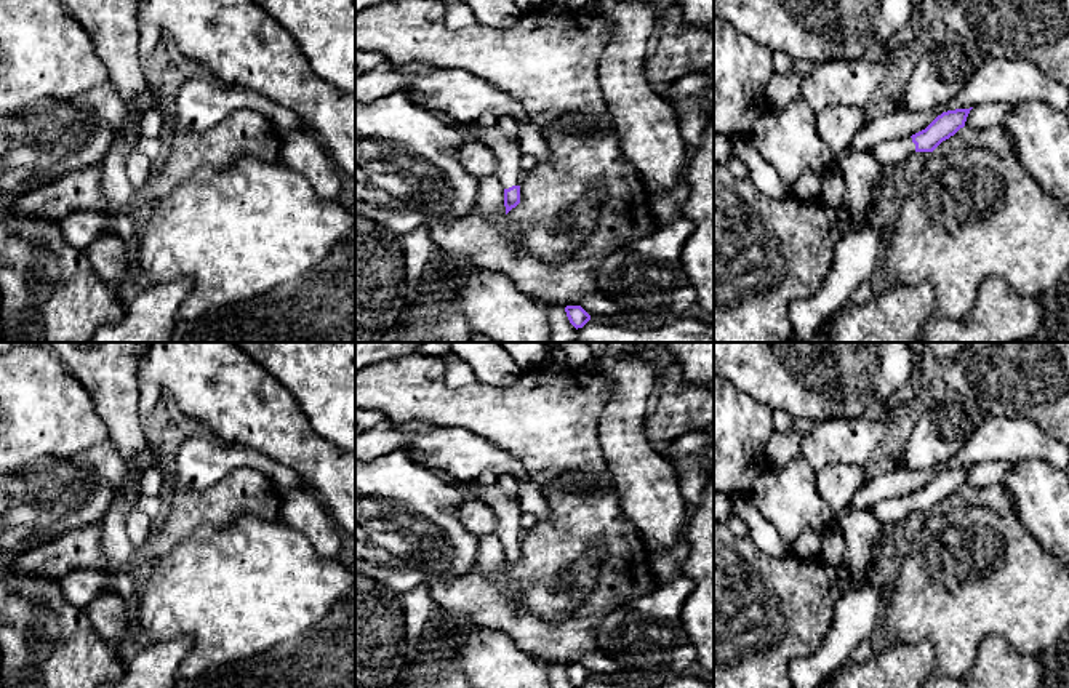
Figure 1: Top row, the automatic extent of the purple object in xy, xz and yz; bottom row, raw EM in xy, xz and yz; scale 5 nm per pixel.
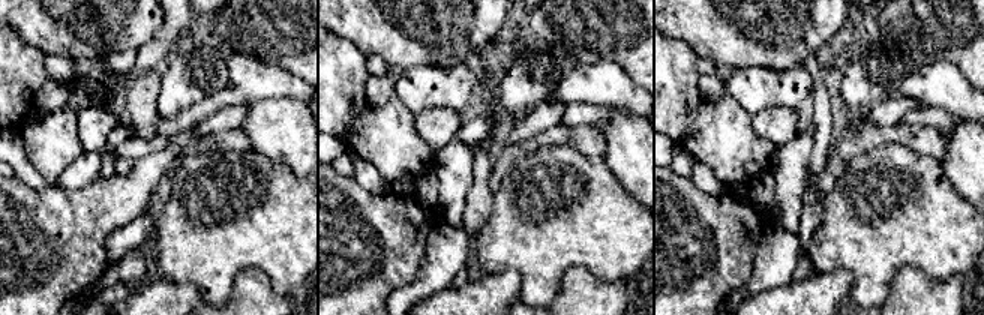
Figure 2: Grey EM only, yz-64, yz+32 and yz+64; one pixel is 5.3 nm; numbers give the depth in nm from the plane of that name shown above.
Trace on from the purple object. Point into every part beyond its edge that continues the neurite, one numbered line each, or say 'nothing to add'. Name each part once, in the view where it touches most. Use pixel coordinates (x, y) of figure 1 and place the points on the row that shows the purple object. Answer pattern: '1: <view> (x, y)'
1: yz (896, 151)

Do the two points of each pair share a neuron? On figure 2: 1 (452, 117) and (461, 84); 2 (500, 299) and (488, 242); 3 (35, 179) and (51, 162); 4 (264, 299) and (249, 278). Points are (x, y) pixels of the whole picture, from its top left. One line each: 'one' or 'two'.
1: two
2: two
3: two
4: one

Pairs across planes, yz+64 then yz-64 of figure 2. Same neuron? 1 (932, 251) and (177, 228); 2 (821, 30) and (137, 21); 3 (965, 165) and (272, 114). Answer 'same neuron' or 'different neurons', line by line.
1: same neuron
2: same neuron
3: same neuron

